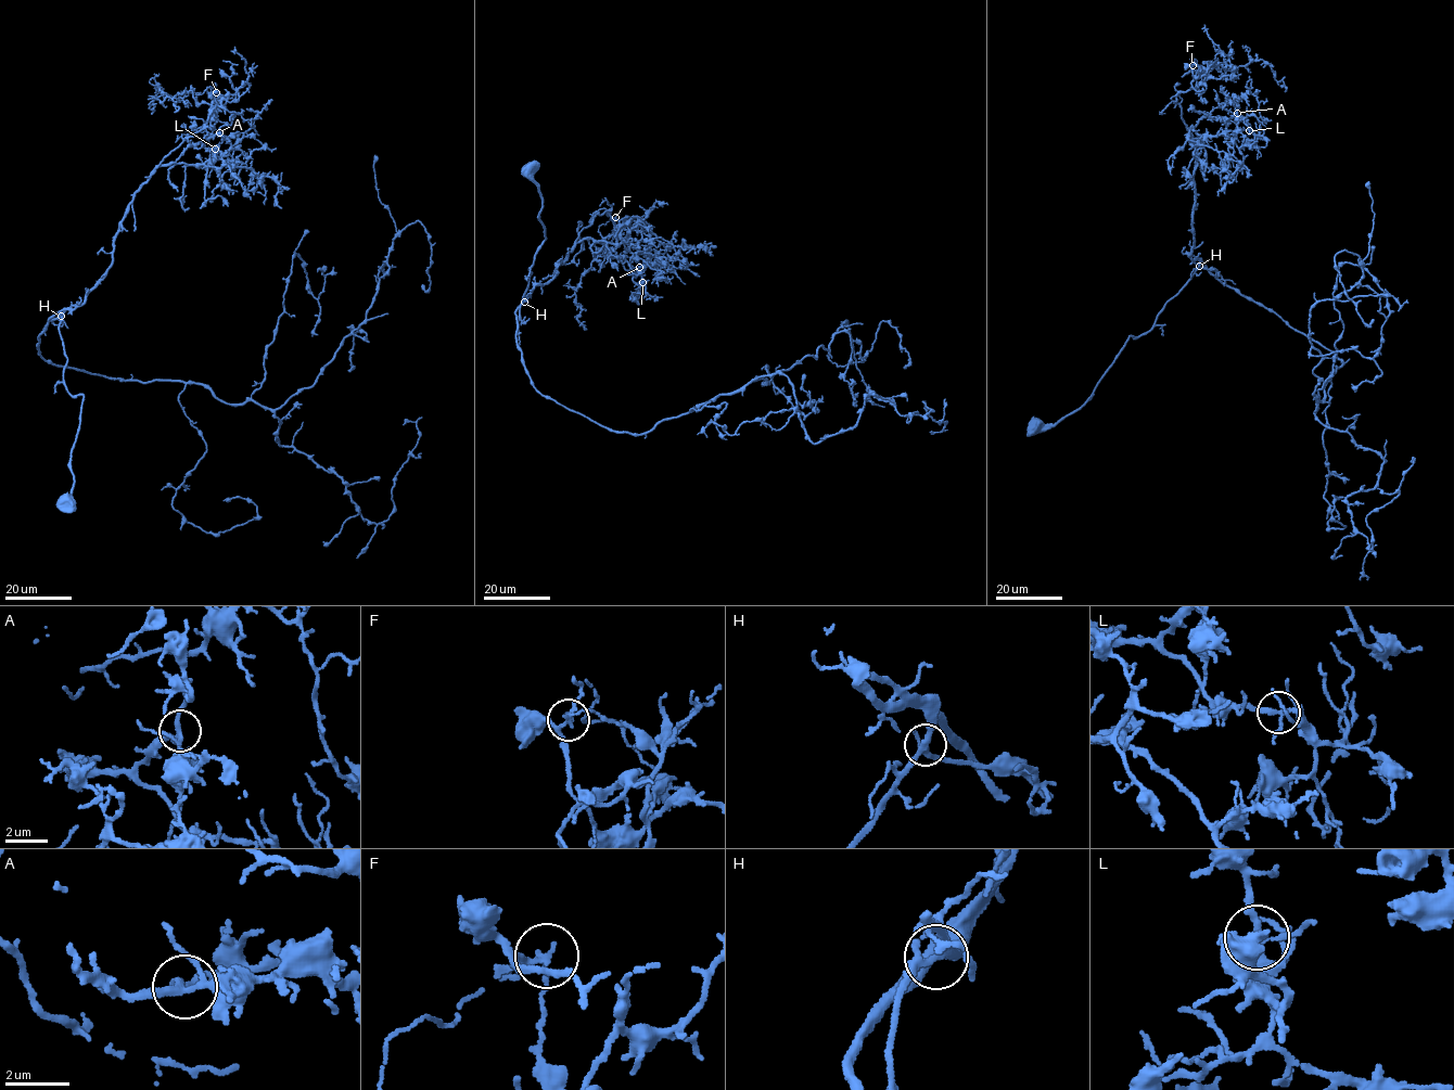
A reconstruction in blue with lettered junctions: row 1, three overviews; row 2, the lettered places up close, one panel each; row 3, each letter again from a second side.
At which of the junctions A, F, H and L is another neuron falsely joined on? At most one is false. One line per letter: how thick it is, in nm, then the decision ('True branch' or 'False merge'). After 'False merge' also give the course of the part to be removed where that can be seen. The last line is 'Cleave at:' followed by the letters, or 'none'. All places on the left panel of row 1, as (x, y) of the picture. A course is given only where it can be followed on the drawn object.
A: Thickness 200 nm. True branch
F: Thickness 140 nm. True branch
H: Thickness 280 nm. True branch
L: Thickness 190 nm. True branch
Cleave at: none

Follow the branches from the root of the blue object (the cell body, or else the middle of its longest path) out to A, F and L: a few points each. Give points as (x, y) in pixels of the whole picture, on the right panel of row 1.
A: (1036, 423), (1076, 411), (1126, 341), (1146, 334), (1194, 272), (1198, 153), (1188, 129), (1237, 113)
F: (1036, 423), (1076, 411), (1200, 264), (1189, 254), (1198, 153), (1174, 102), (1196, 86), (1193, 65)
L: (1036, 423), (1076, 411), (1200, 264), (1189, 254), (1198, 153), (1188, 129), (1207, 116), (1249, 130)

